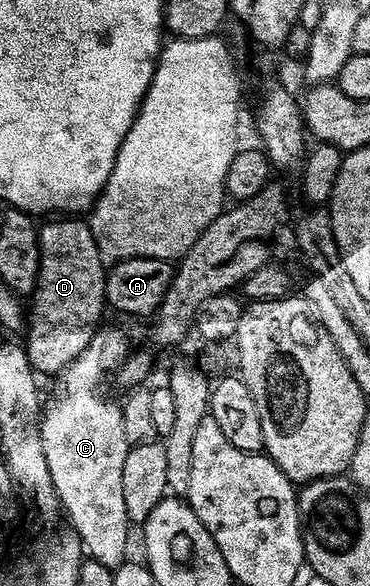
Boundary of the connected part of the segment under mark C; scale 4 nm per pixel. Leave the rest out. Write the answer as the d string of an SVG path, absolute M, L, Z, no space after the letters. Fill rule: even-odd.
M105 326L103 329L97 330L95 337L90 341L90 345L84 350L75 361L68 366L64 371L60 372L56 383L56 396L47 403L42 411L42 418L38 424L40 428L40 440L44 446L46 453L46 465L50 465L50 477L54 481L54 489L60 498L60 505L63 514L68 514L71 530L76 532L76 536L80 538L81 543L84 545L84 550L91 558L98 560L102 565L111 567L113 569L120 566L125 562L128 551L128 530L130 524L126 517L126 501L122 501L122 465L126 465L126 453L128 452L130 444L126 439L125 426L123 424L123 409L119 402L115 403L114 400L108 396L108 379L110 383L110 376L115 372L116 368L128 358L130 354L130 346L128 347L128 339L120 331L115 331L114 328Z

